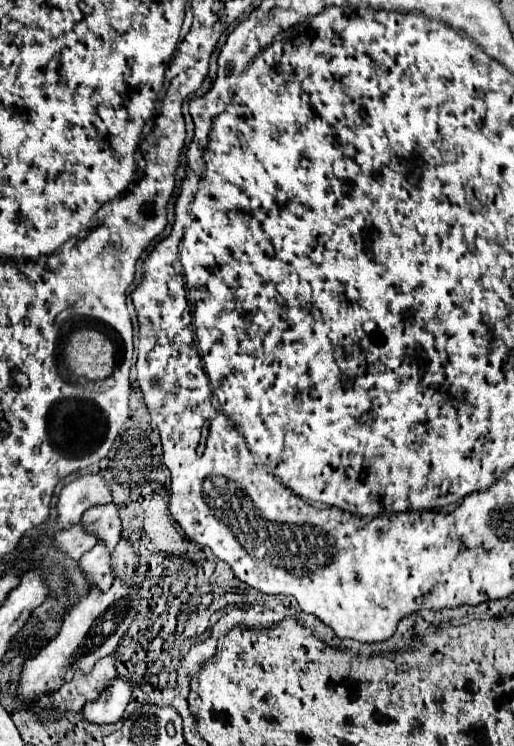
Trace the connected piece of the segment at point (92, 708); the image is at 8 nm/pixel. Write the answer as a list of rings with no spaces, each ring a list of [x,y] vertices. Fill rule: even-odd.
[[[114,679],[98,697],[98,701],[86,703],[82,715],[88,723],[94,725],[112,725],[118,723],[124,715],[124,709],[130,701],[132,685],[126,679]]]

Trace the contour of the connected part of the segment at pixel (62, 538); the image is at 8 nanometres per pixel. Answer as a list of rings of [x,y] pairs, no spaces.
[[[74,525],[68,531],[60,531],[52,537],[52,545],[62,549],[74,561],[78,561],[86,551],[90,551],[94,543],[98,543],[98,539],[94,535],[88,535],[80,525]]]

